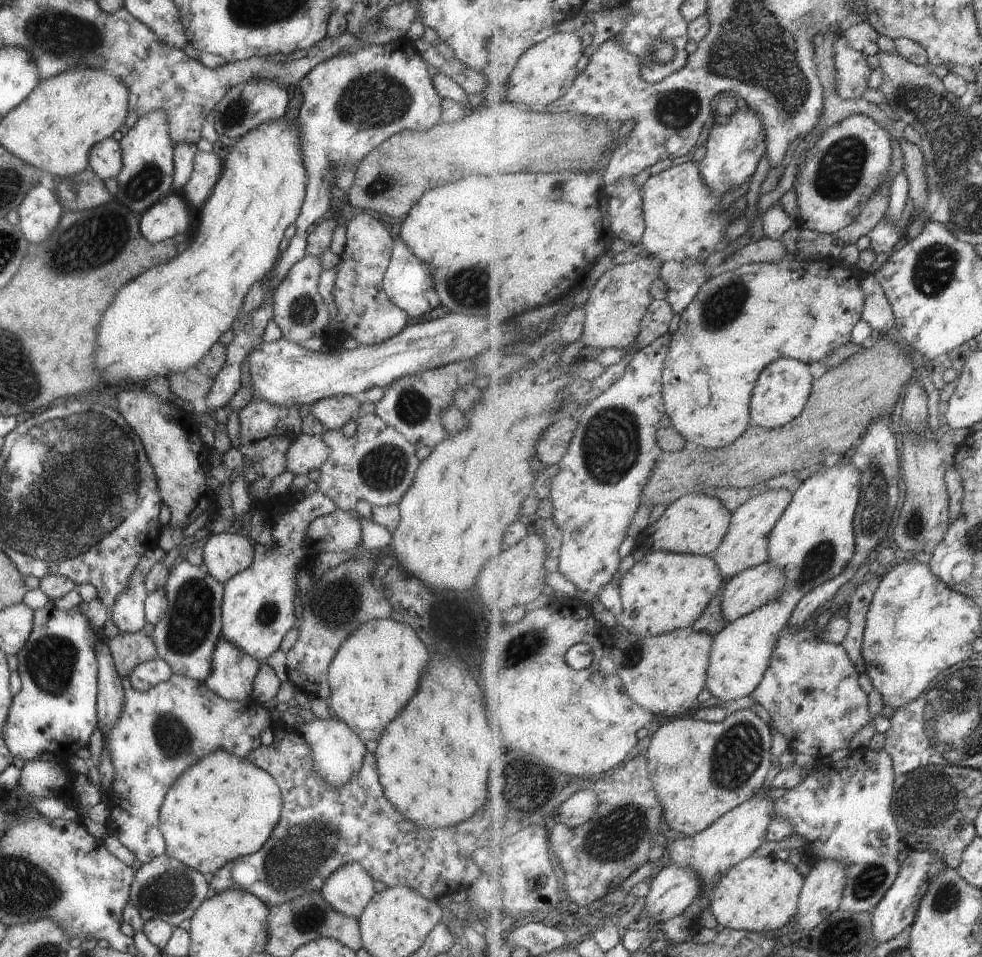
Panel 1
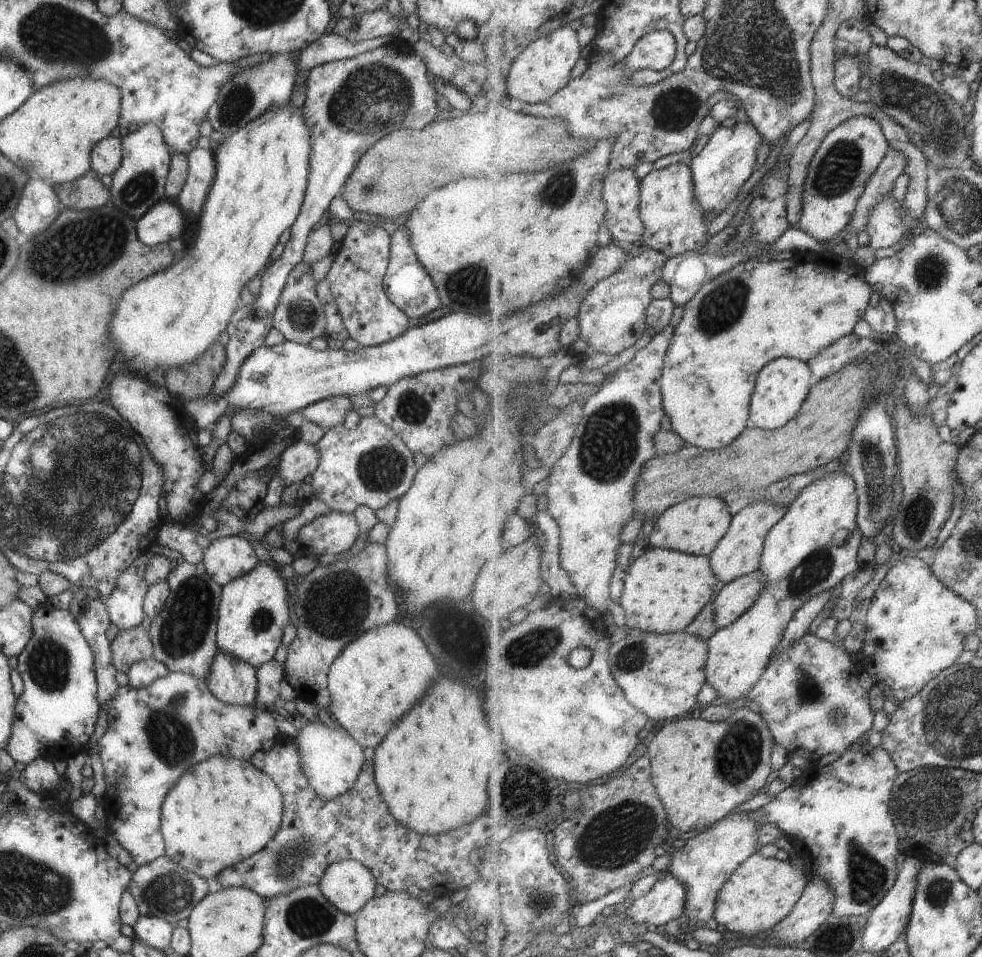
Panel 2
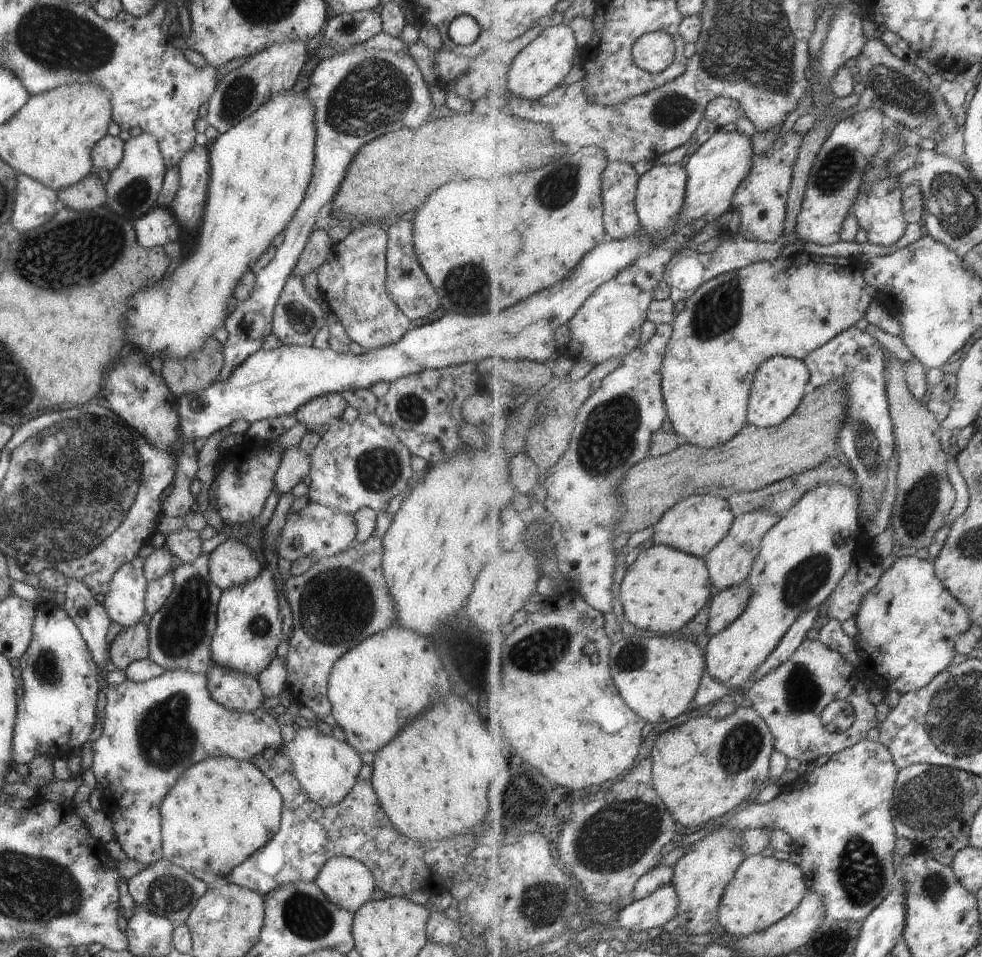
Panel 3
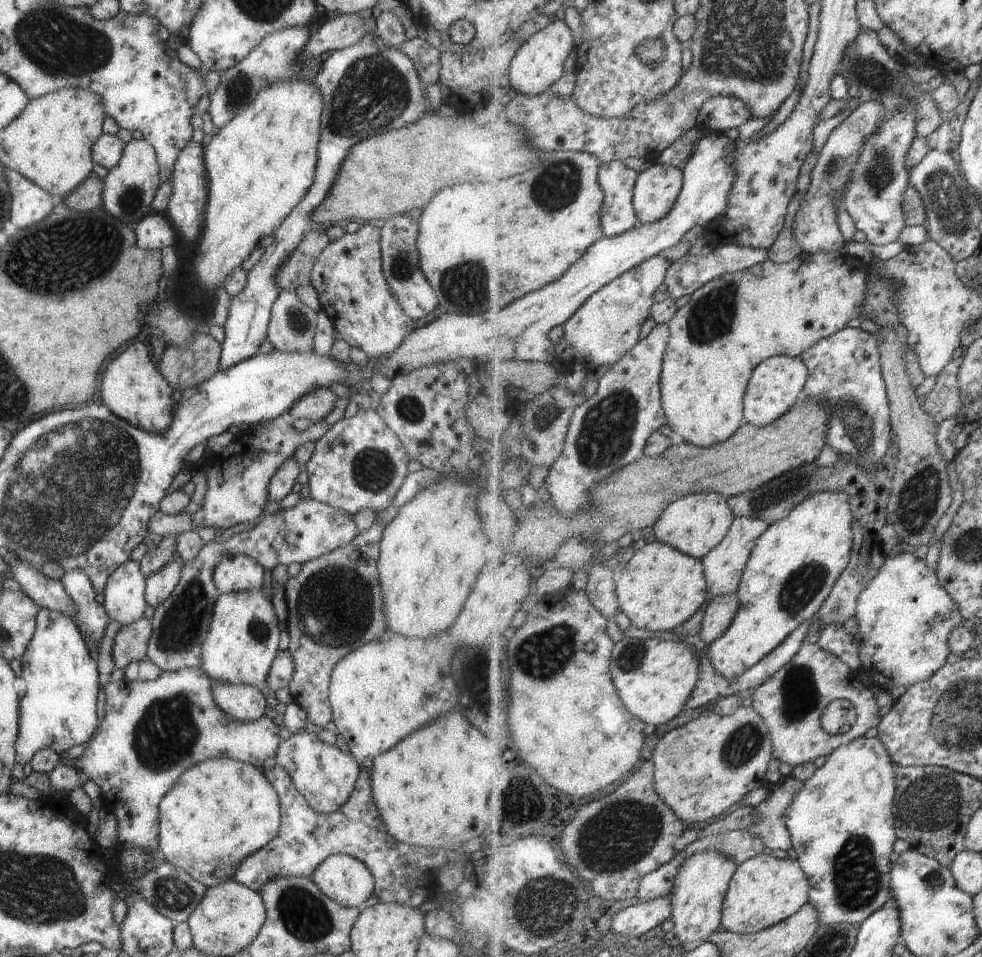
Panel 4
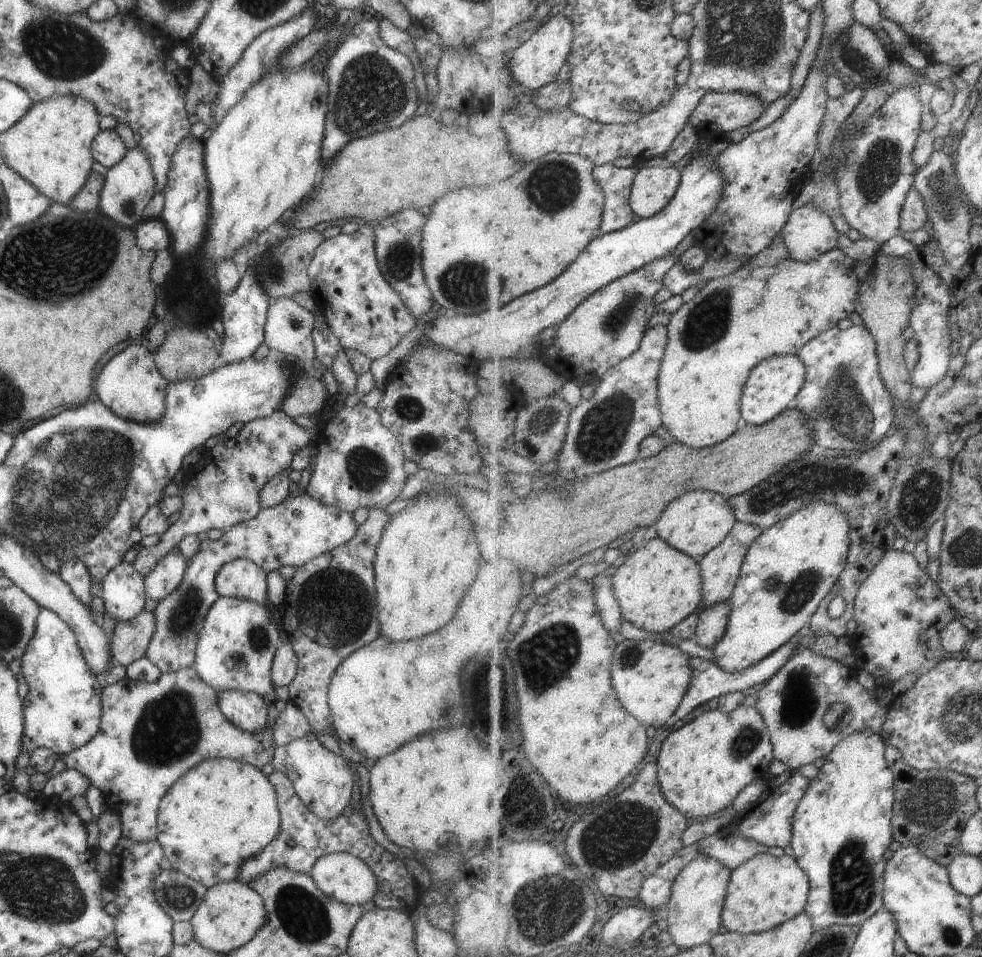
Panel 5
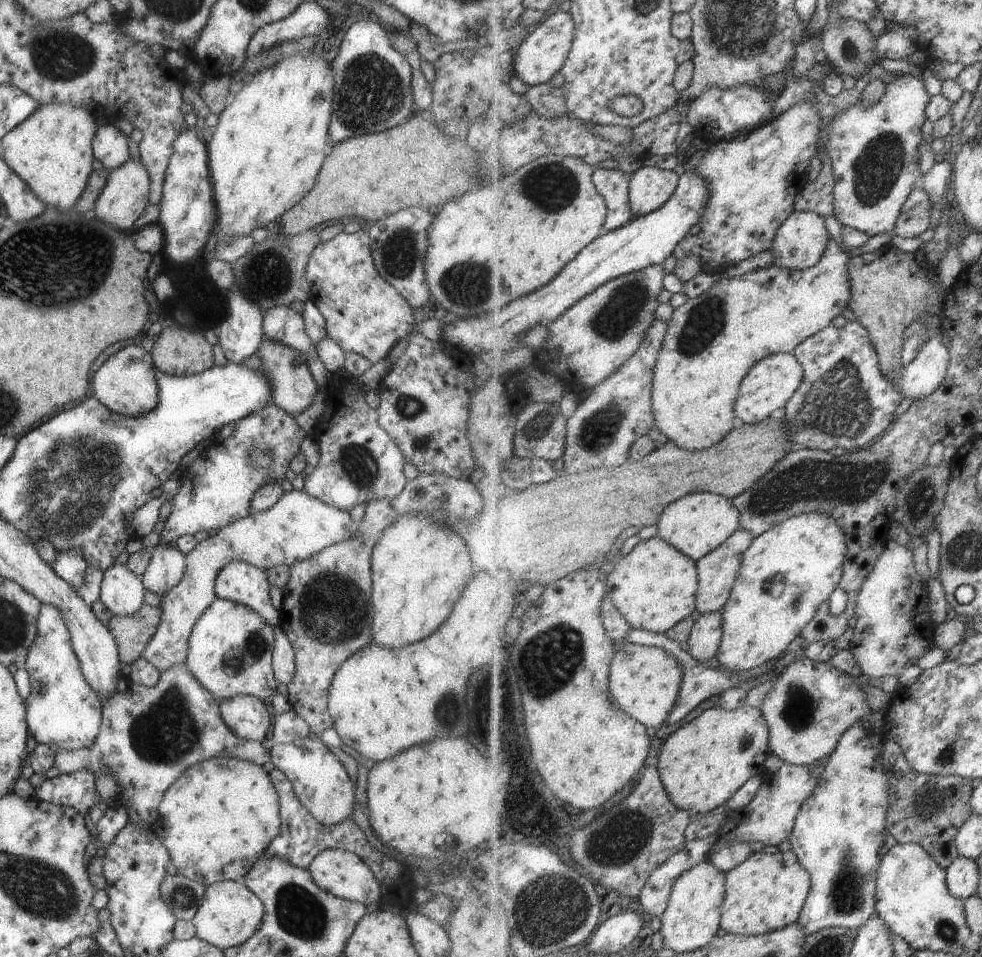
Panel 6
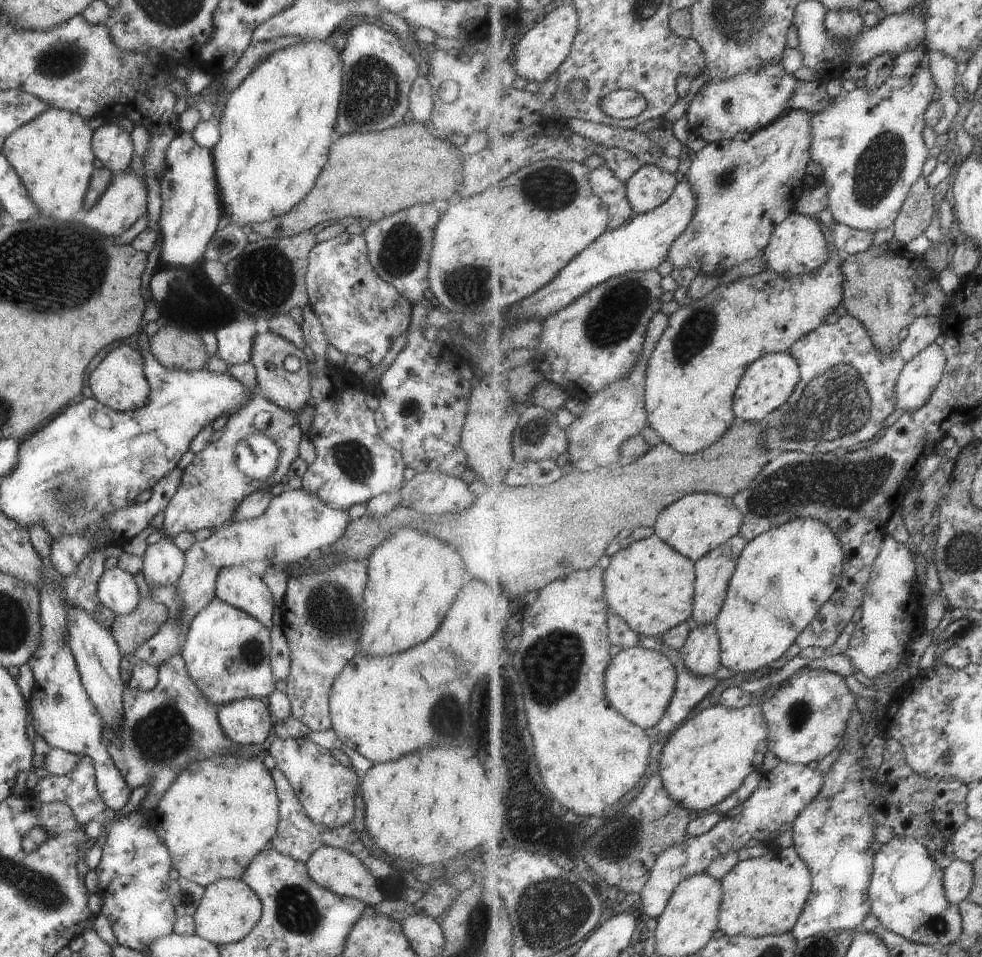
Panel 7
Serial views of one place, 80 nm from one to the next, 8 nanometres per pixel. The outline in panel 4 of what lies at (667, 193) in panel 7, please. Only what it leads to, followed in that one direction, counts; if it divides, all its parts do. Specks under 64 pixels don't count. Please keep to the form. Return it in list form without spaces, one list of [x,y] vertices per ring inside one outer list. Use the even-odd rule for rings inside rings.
[[[657,162],[639,173],[634,206],[641,224],[659,223],[676,206],[684,188],[684,172]]]

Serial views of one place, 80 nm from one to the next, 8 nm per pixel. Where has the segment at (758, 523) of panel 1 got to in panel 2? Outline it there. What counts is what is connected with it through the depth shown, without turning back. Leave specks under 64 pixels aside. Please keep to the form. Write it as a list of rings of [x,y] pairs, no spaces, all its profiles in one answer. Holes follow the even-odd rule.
[[[761,501],[747,506],[733,516],[730,531],[710,556],[712,569],[721,582],[726,585],[742,576],[760,570],[767,536],[773,527],[784,519],[786,512],[787,510],[783,505]]]

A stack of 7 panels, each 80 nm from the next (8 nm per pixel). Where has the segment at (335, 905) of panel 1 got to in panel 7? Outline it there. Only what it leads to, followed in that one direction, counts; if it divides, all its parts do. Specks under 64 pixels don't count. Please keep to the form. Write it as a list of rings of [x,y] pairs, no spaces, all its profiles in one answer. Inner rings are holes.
[[[319,847],[304,862],[307,874],[319,886],[333,894],[360,900],[363,904],[375,906],[384,899],[382,885],[367,871],[366,866],[353,854],[337,847]]]

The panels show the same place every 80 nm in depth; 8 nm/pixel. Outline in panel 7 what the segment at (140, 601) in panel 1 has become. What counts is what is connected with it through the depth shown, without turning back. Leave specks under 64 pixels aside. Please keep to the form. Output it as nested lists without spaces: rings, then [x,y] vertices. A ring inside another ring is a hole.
[[[119,567],[104,570],[97,580],[99,603],[116,615],[130,613],[139,602],[139,593],[133,575]]]

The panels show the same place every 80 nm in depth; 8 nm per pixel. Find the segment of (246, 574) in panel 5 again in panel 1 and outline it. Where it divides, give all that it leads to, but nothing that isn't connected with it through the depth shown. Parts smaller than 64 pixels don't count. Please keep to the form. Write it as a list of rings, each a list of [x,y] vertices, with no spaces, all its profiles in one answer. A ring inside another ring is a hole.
[[[213,532],[200,541],[202,547],[202,563],[208,573],[223,584],[236,572],[247,568],[253,560],[253,541],[239,533]]]

